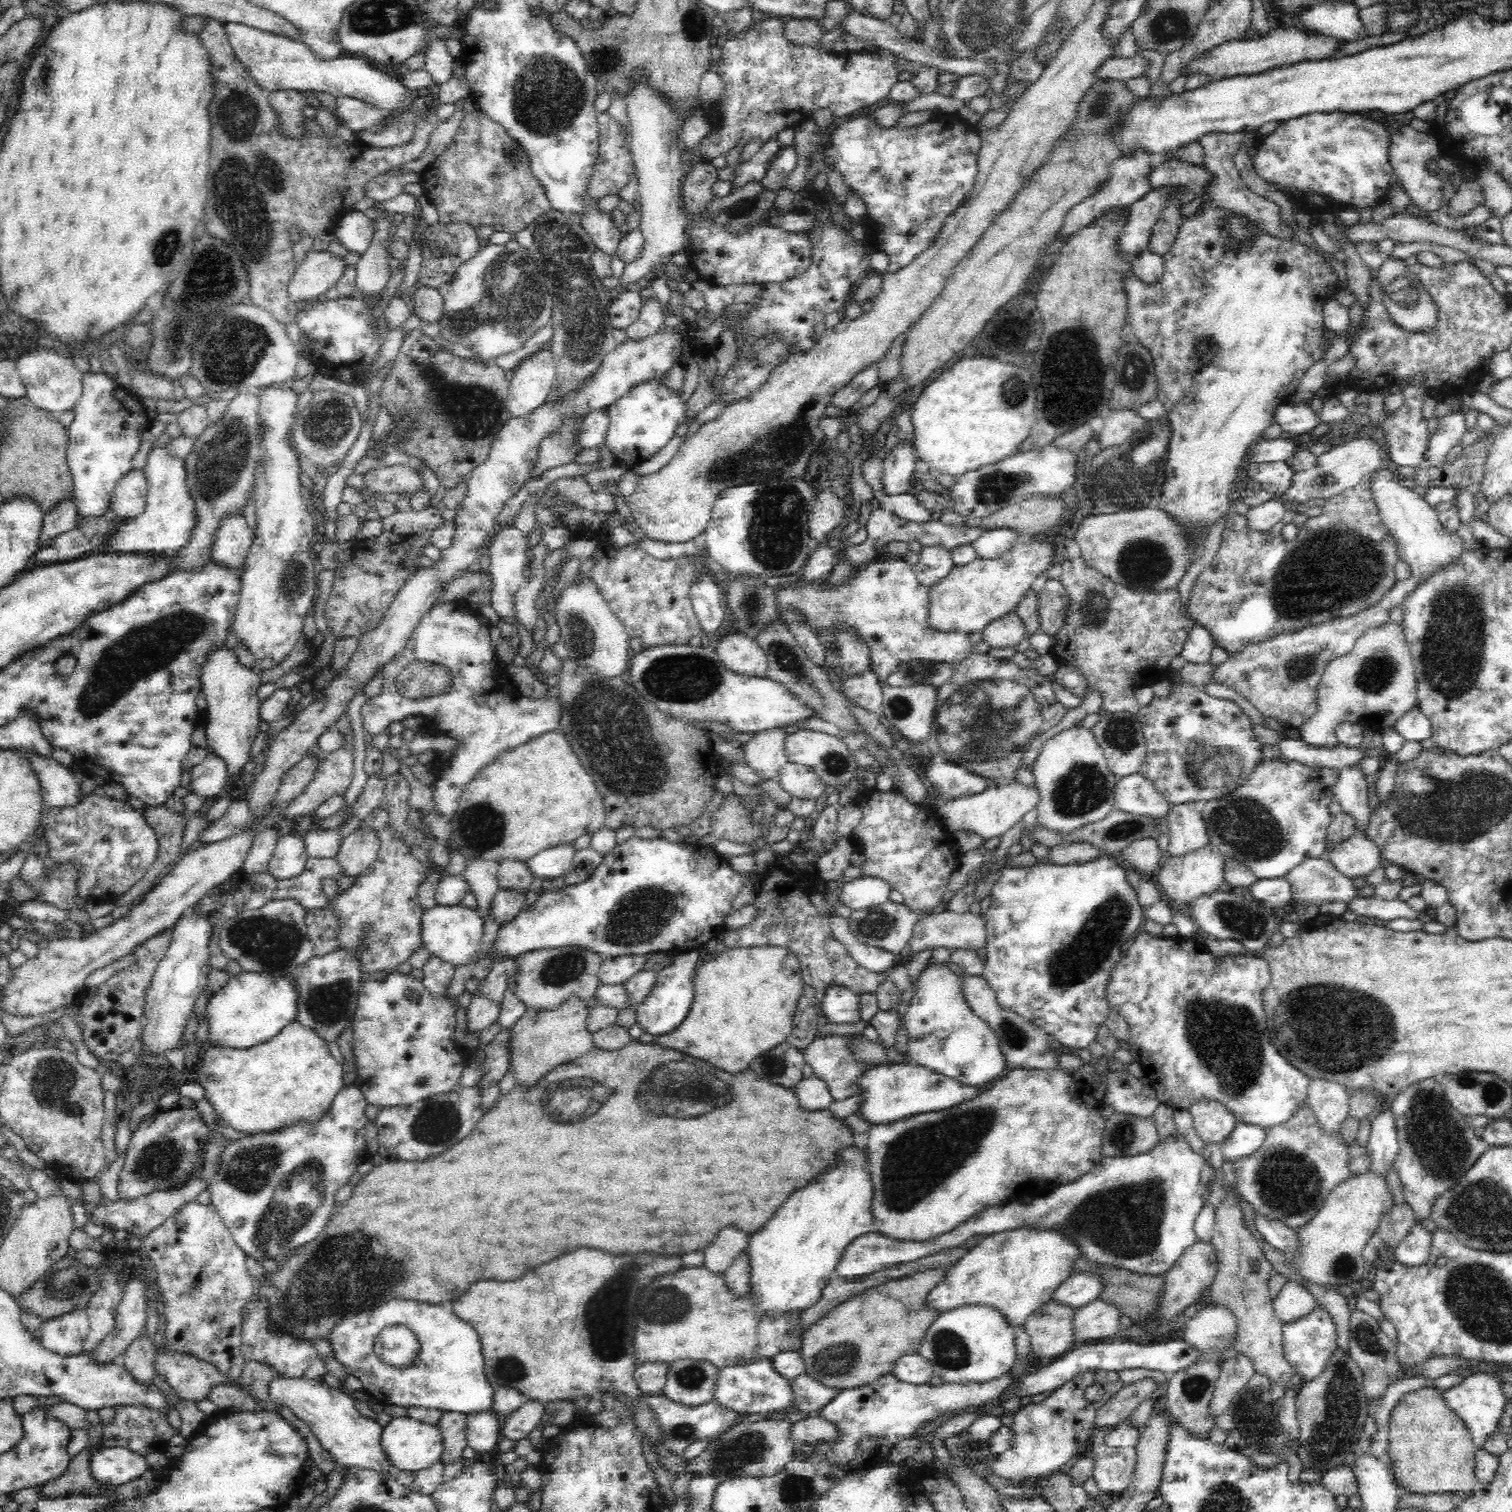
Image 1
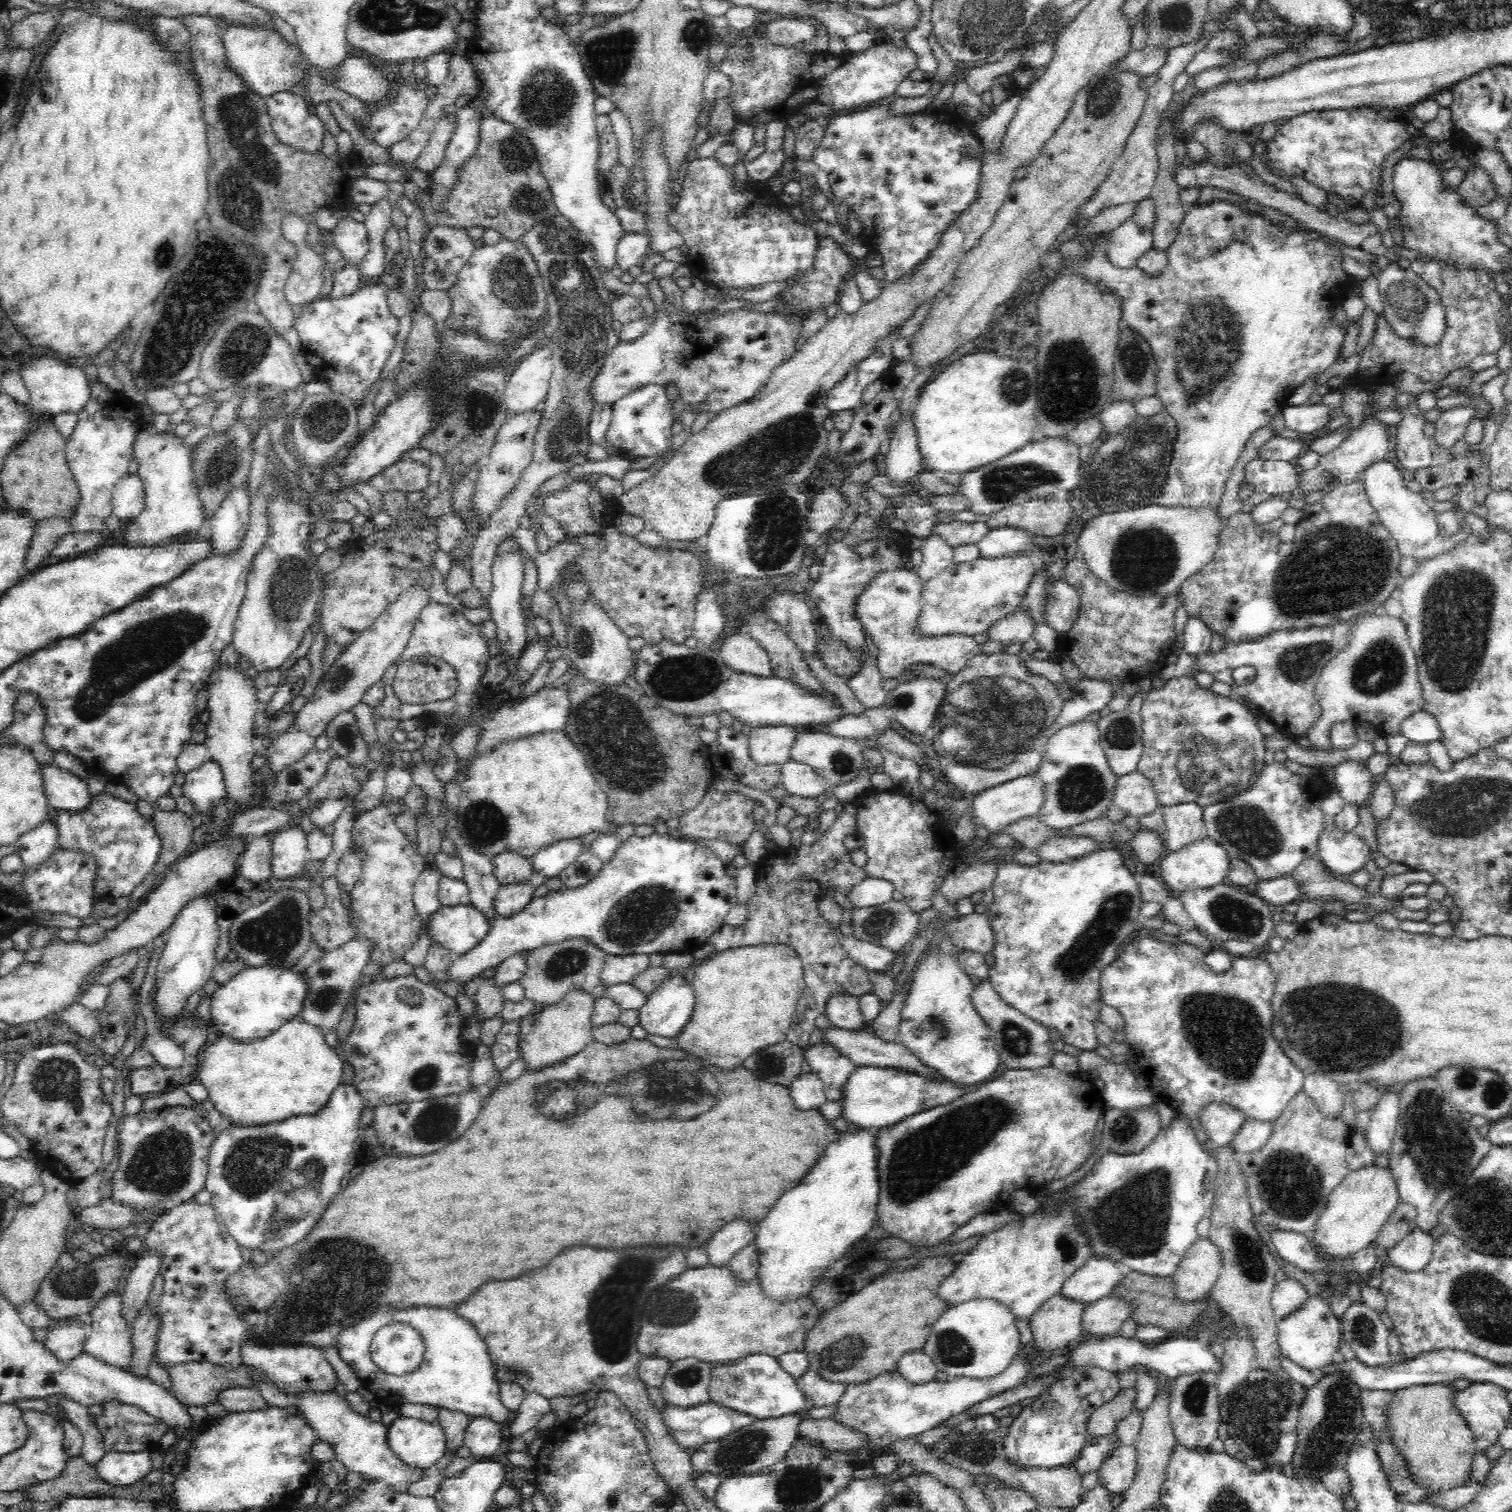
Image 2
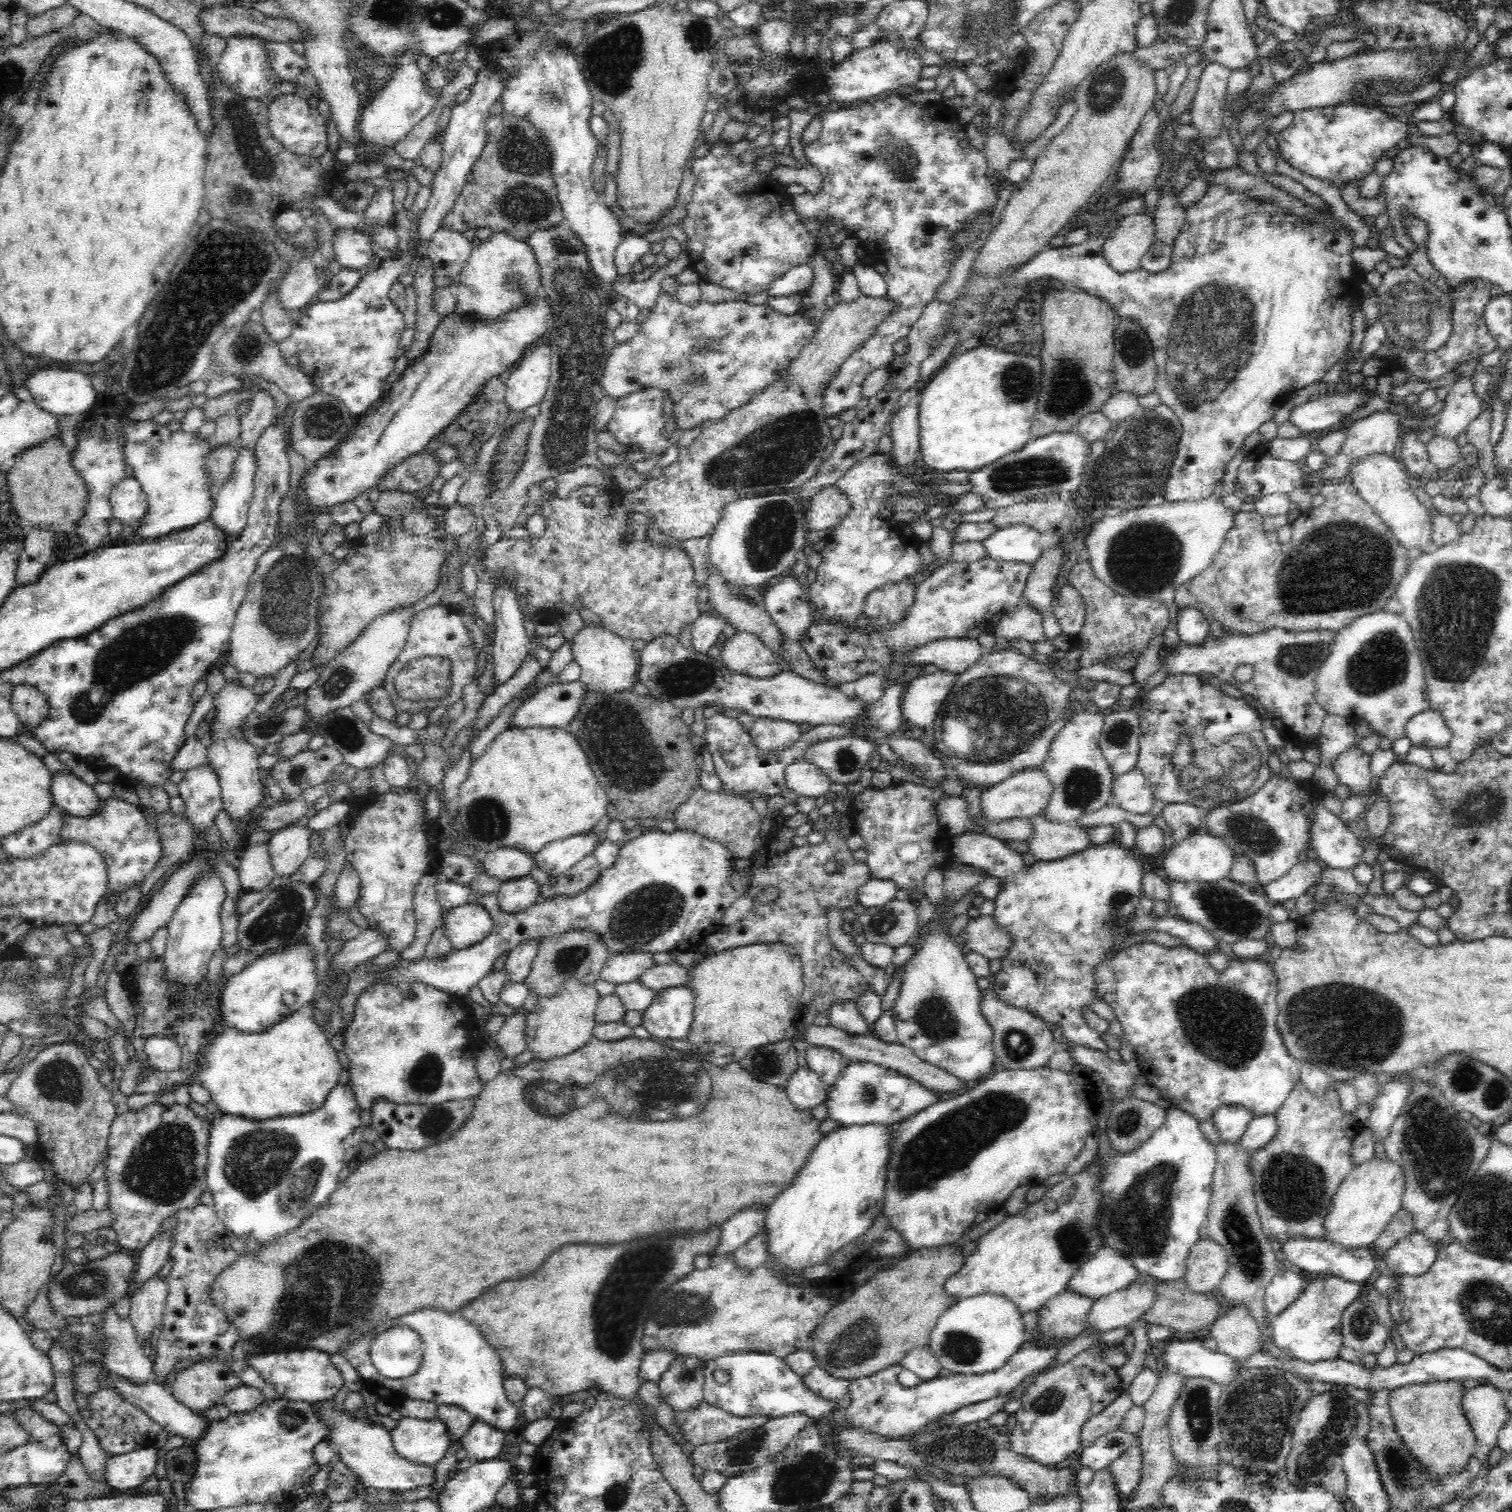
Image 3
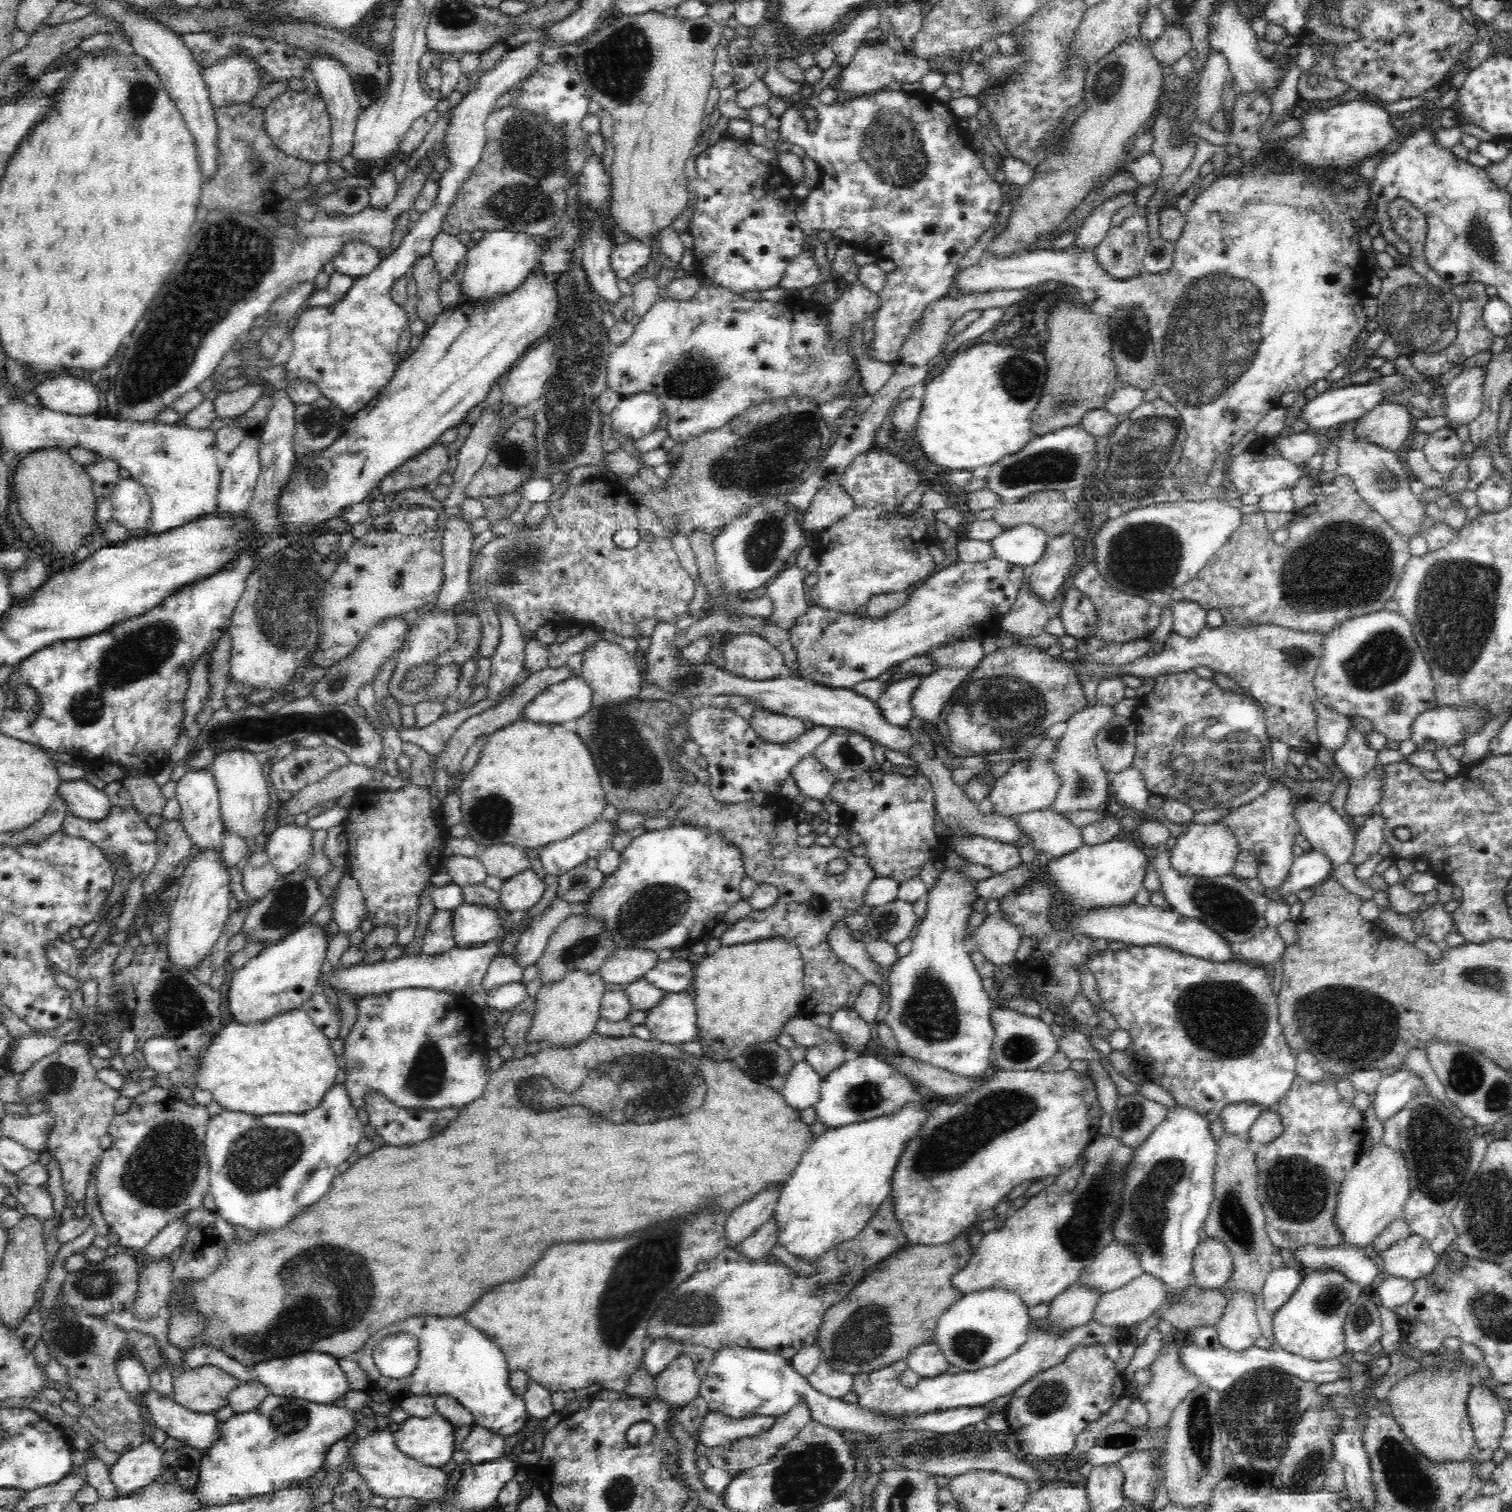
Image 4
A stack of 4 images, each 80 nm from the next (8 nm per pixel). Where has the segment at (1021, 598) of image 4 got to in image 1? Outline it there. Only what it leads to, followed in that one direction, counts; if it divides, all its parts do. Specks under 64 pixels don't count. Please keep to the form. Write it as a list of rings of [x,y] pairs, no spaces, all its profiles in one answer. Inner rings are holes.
[[[1013,611],[984,627],[982,640],[990,648],[1015,648],[1024,640],[1024,623]]]

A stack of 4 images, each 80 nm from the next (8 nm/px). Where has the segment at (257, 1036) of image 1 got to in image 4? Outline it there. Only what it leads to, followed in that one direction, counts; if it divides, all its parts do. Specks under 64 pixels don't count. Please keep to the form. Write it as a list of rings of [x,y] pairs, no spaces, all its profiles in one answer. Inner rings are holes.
[[[310,923],[284,937],[284,940],[263,949],[258,956],[251,958],[246,964],[231,974],[228,986],[228,1012],[232,1014],[232,1020],[242,1024],[263,1023],[274,1015],[288,1012],[290,1009],[298,1009],[304,1001],[307,1001],[315,992],[319,991],[318,976],[320,976],[323,960],[326,956],[326,932],[318,923]]]

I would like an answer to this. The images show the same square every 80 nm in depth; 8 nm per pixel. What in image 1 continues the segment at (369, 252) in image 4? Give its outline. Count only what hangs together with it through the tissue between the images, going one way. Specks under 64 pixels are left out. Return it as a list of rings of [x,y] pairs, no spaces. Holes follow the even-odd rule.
[[[354,209],[344,215],[332,231],[335,238],[344,244],[344,248],[362,254],[372,242],[375,226],[372,219]]]

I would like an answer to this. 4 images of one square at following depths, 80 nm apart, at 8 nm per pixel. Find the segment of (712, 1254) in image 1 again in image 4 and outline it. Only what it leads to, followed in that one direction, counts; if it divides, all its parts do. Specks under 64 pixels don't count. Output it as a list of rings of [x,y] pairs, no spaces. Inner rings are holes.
[[[764,1190],[746,1204],[738,1206],[730,1216],[726,1224],[727,1244],[729,1248],[738,1248],[751,1234],[758,1230],[768,1219],[772,1217],[772,1210],[776,1207],[780,1190]]]

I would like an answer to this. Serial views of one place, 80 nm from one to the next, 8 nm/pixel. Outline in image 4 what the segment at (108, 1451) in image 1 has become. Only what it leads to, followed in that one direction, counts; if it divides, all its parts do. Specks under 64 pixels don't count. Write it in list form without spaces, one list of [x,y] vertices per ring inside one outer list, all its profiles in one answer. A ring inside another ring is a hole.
[[[151,1440],[122,1453],[109,1467],[109,1477],[116,1487],[117,1496],[132,1495],[139,1488],[155,1482],[156,1476],[162,1472],[162,1454],[163,1449]]]

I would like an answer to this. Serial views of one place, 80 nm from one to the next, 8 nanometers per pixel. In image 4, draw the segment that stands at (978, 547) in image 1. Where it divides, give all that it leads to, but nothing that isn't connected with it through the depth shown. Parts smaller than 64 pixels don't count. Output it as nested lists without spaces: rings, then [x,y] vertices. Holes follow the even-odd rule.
[[[1024,523],[1004,529],[1000,536],[990,540],[994,557],[1029,569],[1036,564],[1047,548],[1048,534],[1034,525]]]

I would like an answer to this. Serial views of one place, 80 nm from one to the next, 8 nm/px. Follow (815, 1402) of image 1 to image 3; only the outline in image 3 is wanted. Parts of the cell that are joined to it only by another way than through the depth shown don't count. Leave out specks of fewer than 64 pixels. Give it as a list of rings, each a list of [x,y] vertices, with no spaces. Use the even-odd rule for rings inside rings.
[[[815,1365],[809,1374],[802,1377],[804,1386],[816,1395],[836,1403],[848,1392],[849,1380],[845,1377],[833,1377],[820,1366]]]

